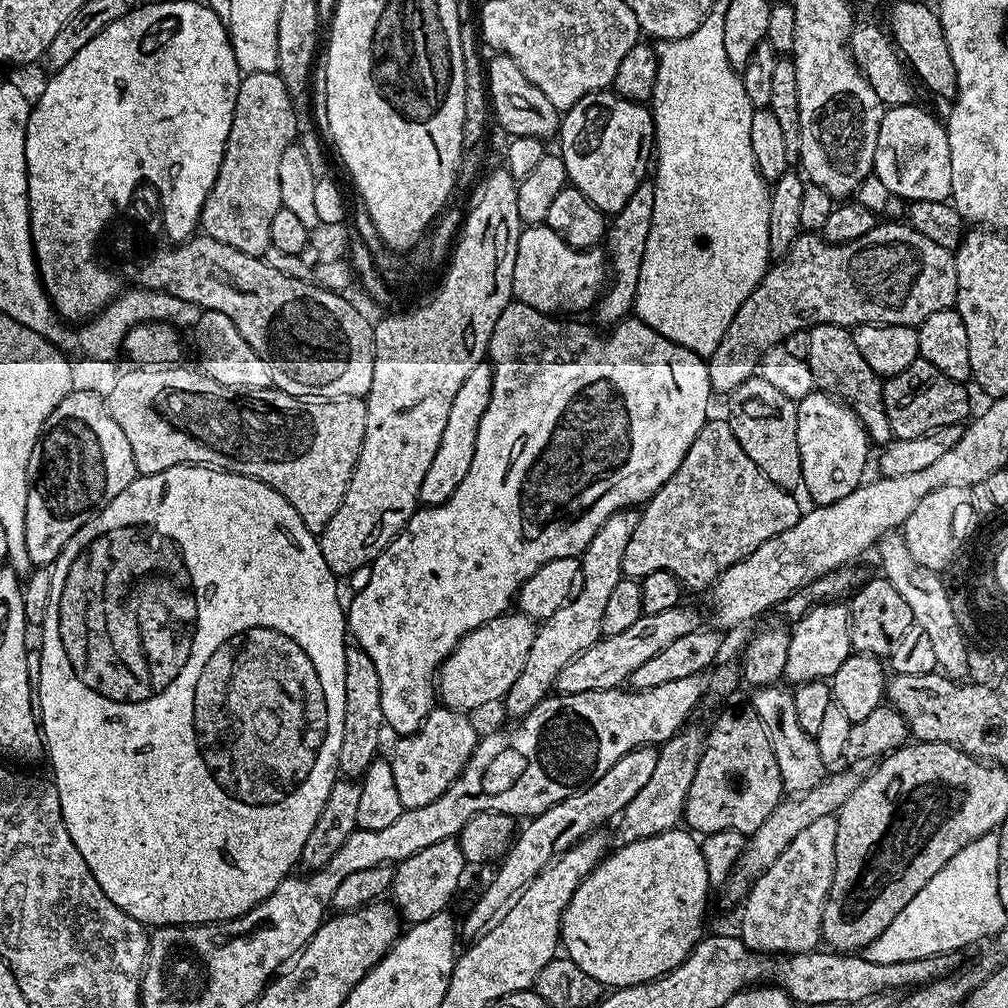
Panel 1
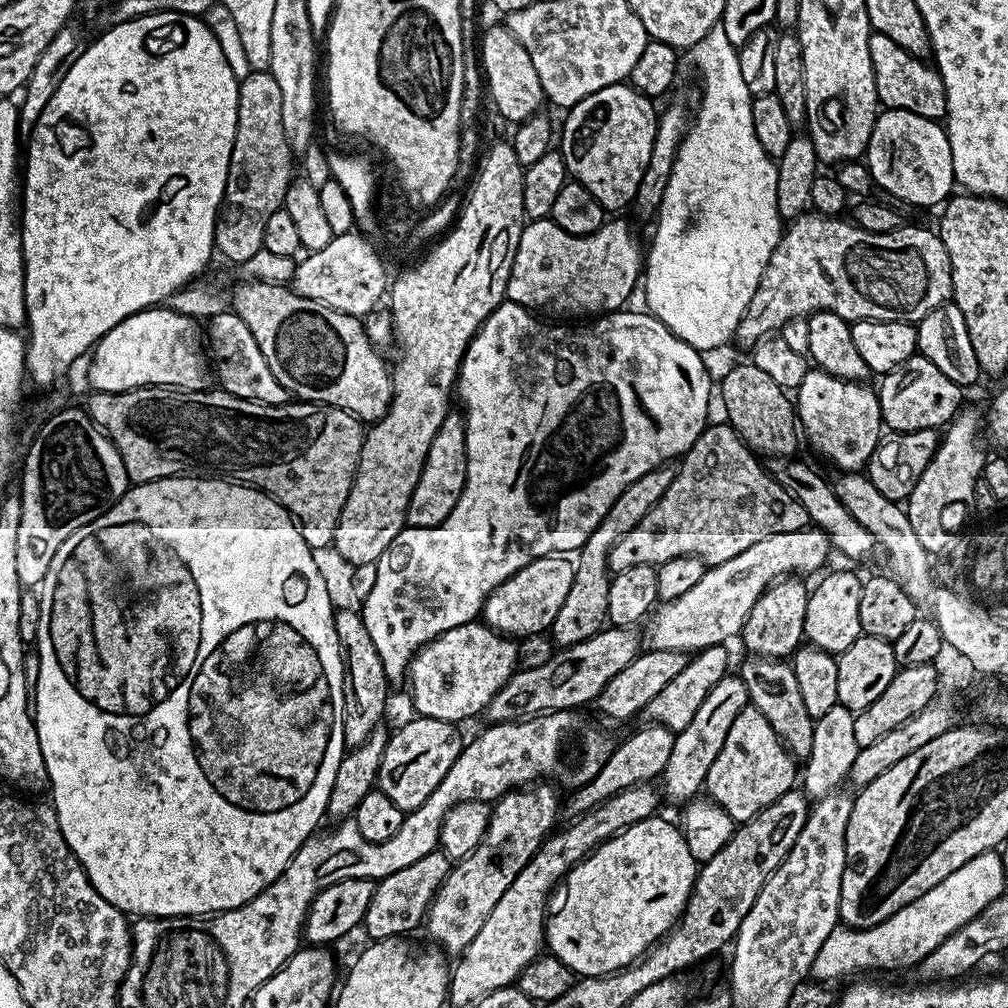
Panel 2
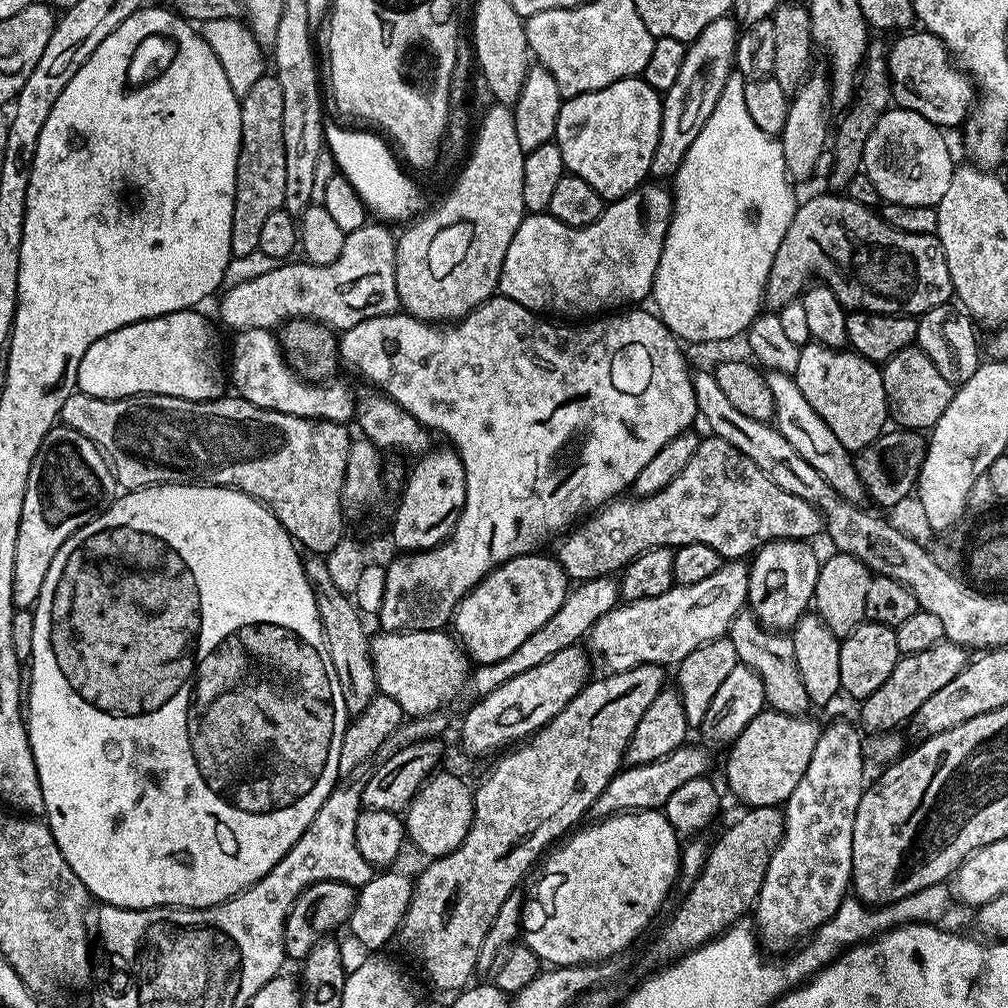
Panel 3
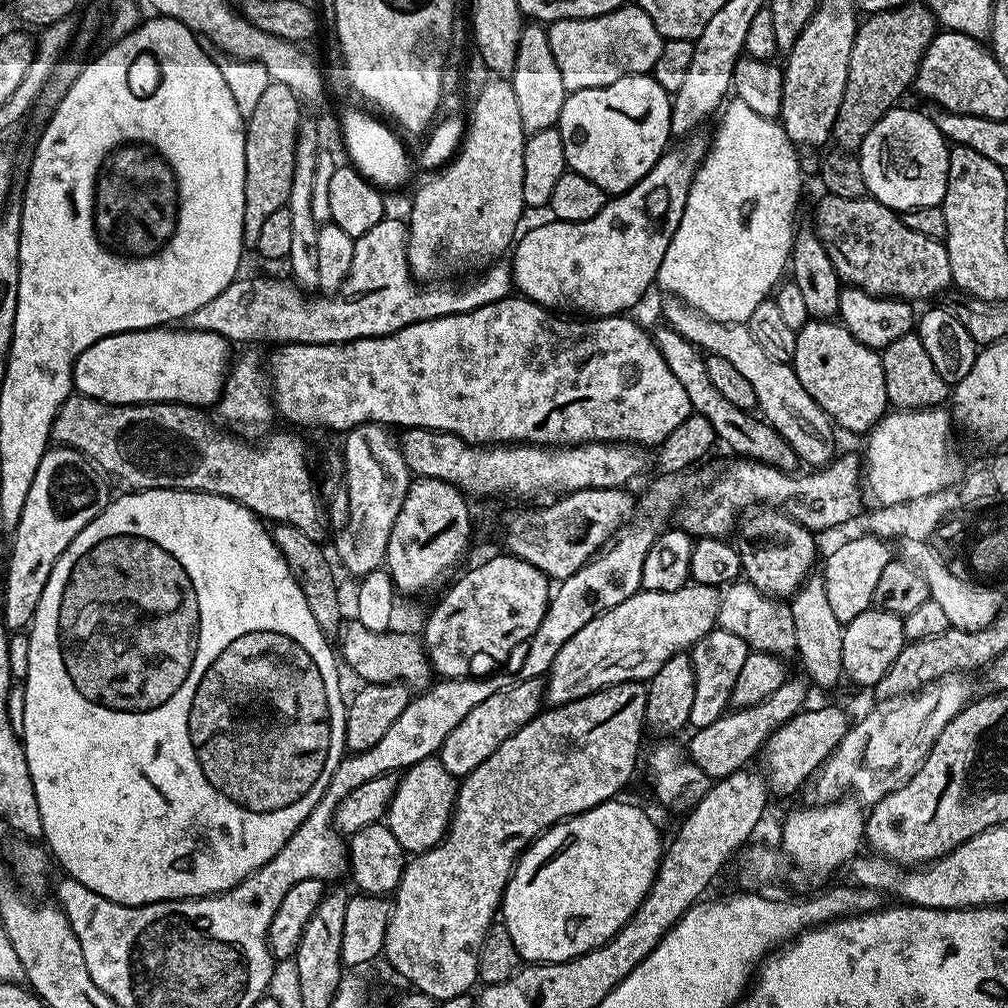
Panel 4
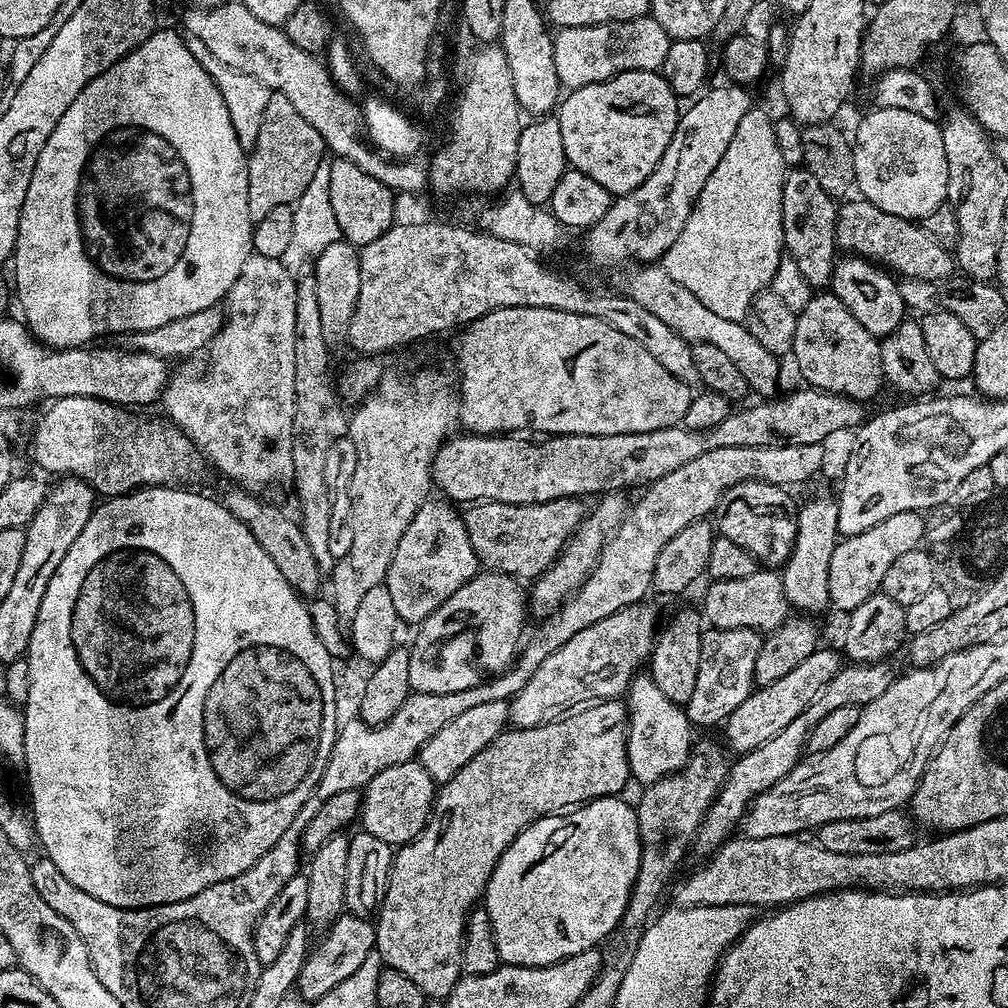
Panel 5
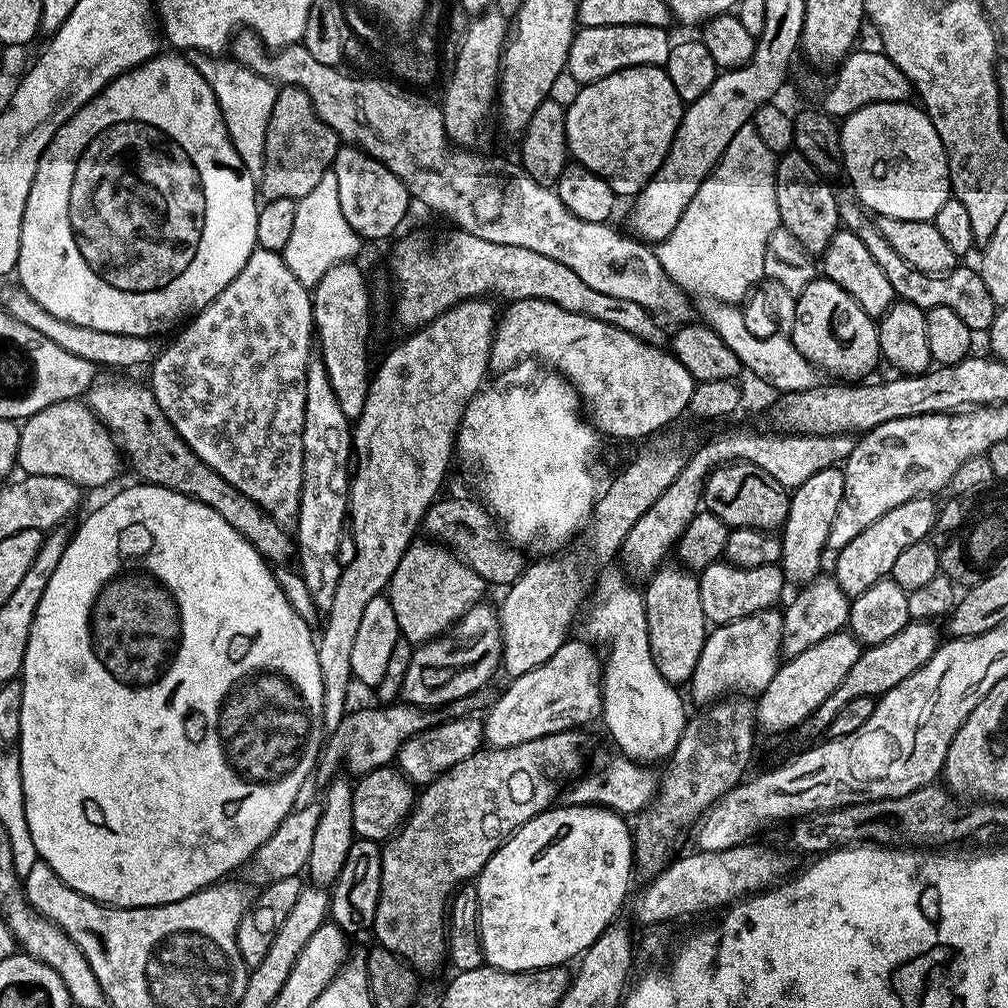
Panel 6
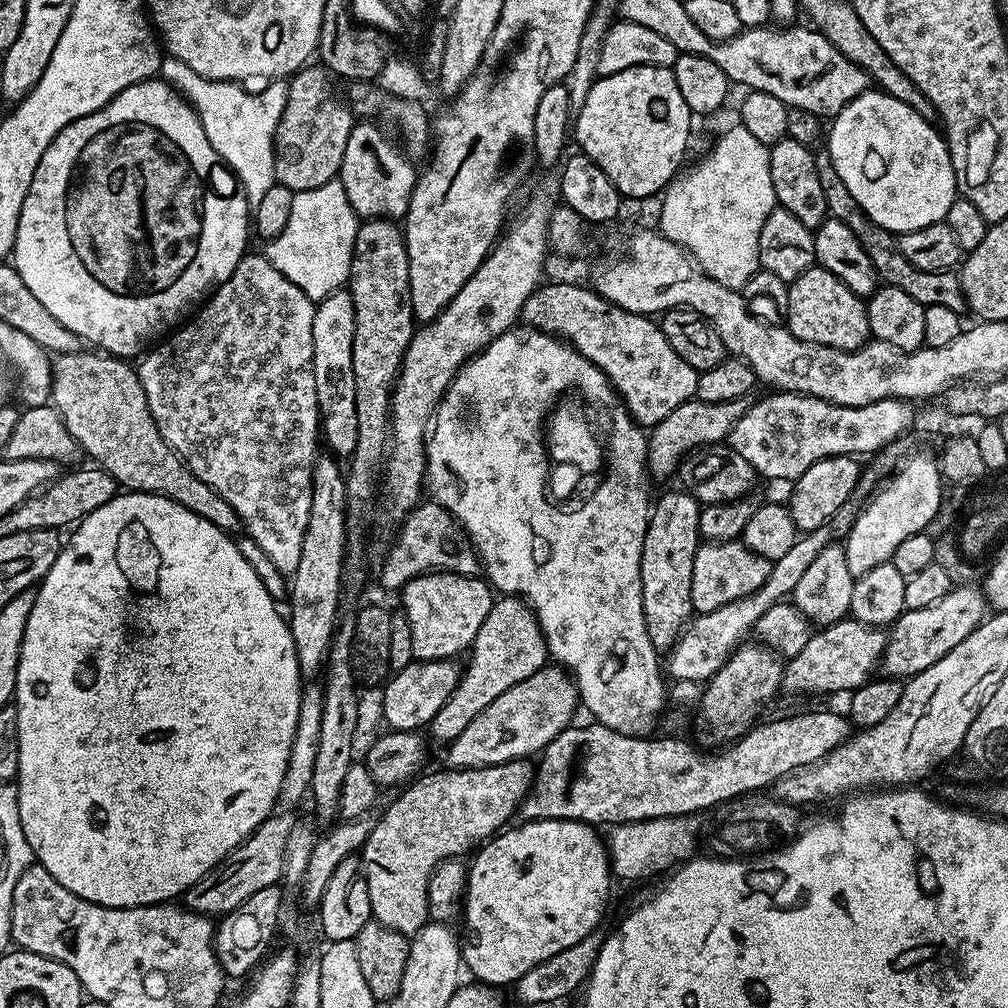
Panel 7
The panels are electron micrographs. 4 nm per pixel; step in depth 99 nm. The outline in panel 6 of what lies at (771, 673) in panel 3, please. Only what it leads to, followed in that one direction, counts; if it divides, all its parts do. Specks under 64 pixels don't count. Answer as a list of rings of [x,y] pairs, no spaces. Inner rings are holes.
[[[717,562],[706,566],[699,573],[698,579],[702,594],[702,614],[706,614],[708,623],[712,626],[729,624],[738,618],[775,609],[781,603],[780,595],[786,589],[784,570],[779,564],[739,568],[727,562]]]

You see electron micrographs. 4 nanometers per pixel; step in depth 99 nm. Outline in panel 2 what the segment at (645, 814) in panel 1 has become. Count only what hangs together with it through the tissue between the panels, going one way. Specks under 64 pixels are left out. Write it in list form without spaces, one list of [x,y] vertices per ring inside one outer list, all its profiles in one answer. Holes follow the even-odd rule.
[[[729,674],[721,678],[718,686],[706,694],[702,706],[690,718],[690,726],[676,733],[674,750],[670,750],[670,762],[666,762],[666,770],[662,777],[662,796],[665,801],[673,800],[677,806],[683,806],[689,800],[701,795],[704,780],[710,774],[710,766],[714,766],[714,758],[718,758],[718,750],[726,743],[726,734],[730,734],[730,725],[738,718],[738,710],[749,707],[748,691],[739,675]]]

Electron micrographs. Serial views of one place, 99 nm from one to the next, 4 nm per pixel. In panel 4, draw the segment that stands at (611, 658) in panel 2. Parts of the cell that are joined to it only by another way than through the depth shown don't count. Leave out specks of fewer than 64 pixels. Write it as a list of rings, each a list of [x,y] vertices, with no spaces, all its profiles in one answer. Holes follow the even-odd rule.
[[[540,678],[517,679],[509,688],[503,688],[498,694],[490,694],[486,702],[474,706],[474,710],[470,710],[470,714],[466,714],[462,722],[454,726],[454,730],[450,730],[446,742],[438,753],[440,763],[452,776],[457,778],[469,776],[474,769],[482,766],[482,762],[486,762],[486,758],[490,758],[490,754],[494,754],[494,750],[498,750],[498,746],[502,746],[506,738],[510,738],[510,734],[522,730],[522,726],[529,724],[536,713],[541,711],[545,700],[546,684]]]

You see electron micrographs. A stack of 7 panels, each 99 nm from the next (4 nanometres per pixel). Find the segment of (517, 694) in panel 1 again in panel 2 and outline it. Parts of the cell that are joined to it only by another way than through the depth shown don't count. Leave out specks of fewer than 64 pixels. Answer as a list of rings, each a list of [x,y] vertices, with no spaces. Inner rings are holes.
[[[661,466],[642,474],[642,478],[638,478],[638,482],[630,482],[630,486],[626,486],[626,490],[622,490],[622,494],[618,494],[618,502],[614,502],[614,506],[610,506],[606,518],[602,518],[602,522],[596,527],[594,534],[590,534],[590,538],[586,538],[586,542],[579,550],[578,559],[575,561],[576,573],[574,582],[570,586],[570,594],[566,594],[566,602],[562,602],[562,610],[558,610],[558,618],[554,618],[550,629],[550,637],[552,636],[556,646],[568,648],[572,644],[577,644],[598,634],[600,629],[605,627],[608,618],[608,599],[610,598],[610,569],[608,566],[610,550],[614,550],[614,546],[619,540],[626,534],[630,534],[630,530],[634,530],[634,526],[638,526],[638,522],[642,522],[642,518],[646,518],[646,514],[650,514],[650,510],[660,501],[662,494],[666,494],[666,490],[670,490],[670,482],[674,482],[675,477],[675,467]]]

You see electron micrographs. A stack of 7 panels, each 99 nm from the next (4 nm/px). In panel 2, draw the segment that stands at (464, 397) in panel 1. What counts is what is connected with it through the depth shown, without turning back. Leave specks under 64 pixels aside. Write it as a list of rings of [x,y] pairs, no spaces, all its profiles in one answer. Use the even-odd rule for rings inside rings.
[[[452,410],[442,422],[442,426],[438,426],[434,442],[430,442],[430,450],[426,454],[426,462],[418,478],[418,486],[414,486],[414,494],[410,494],[407,527],[429,528],[446,522],[446,518],[450,518],[450,510],[458,506],[458,498],[464,489],[467,473],[464,416]]]

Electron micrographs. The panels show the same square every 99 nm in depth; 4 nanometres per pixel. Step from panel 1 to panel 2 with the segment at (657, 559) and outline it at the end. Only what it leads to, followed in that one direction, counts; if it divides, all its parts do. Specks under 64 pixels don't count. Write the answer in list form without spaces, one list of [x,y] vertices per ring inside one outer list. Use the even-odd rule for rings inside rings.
[[[727,422],[709,423],[704,432],[689,446],[676,468],[674,482],[670,482],[670,490],[662,494],[662,498],[610,550],[609,569],[613,573],[630,570],[630,566],[670,562],[670,558],[679,556],[697,556],[711,566],[730,562],[730,558],[738,558],[742,550],[750,550],[754,542],[762,542],[762,538],[770,538],[770,534],[790,534],[809,527],[810,521],[802,502],[798,502],[772,477],[771,471],[759,464],[757,453],[745,444],[732,425]]]

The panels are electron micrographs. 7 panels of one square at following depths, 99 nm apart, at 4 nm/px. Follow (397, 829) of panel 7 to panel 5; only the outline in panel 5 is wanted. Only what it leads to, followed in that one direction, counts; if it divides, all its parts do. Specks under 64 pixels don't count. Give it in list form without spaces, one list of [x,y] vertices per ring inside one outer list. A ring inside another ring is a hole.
[[[613,698],[592,702],[579,710],[573,710],[561,716],[559,720],[549,724],[534,726],[533,728],[512,726],[502,734],[498,734],[498,738],[494,738],[494,742],[490,742],[490,746],[486,746],[486,750],[474,754],[474,758],[470,762],[466,762],[466,766],[462,766],[462,770],[458,770],[458,774],[454,774],[454,778],[450,778],[439,789],[435,804],[432,807],[432,815],[428,817],[427,824],[422,832],[410,844],[404,844],[395,849],[388,889],[374,920],[376,952],[380,959],[384,961],[387,967],[406,974],[406,978],[410,978],[410,981],[414,982],[414,985],[418,986],[426,997],[447,998],[464,972],[464,933],[468,926],[468,918],[477,907],[478,901],[483,897],[488,879],[491,878],[492,872],[496,869],[496,863],[500,861],[502,854],[510,846],[510,842],[514,842],[514,838],[518,838],[518,834],[522,834],[522,830],[526,830],[535,820],[540,820],[543,816],[554,816],[563,813],[565,810],[586,804],[589,800],[623,793],[622,790],[627,784],[630,784],[630,773],[628,771],[628,706],[623,699]]]

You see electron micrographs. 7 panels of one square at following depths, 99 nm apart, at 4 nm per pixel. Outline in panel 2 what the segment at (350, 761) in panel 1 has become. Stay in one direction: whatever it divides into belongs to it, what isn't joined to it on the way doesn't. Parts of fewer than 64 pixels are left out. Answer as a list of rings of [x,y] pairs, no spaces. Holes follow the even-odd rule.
[[[344,608],[336,612],[336,633],[340,643],[340,656],[344,660],[344,685],[342,686],[342,738],[345,749],[357,748],[370,738],[374,729],[381,725],[384,711],[388,708],[390,681],[382,670],[382,658],[374,650],[374,642],[364,625],[359,611]]]

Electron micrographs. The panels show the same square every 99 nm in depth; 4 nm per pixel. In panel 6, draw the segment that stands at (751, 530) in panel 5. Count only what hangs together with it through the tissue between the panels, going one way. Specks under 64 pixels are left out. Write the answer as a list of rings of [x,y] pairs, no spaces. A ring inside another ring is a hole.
[[[744,460],[731,464],[722,464],[719,468],[712,469],[704,482],[702,504],[709,512],[713,512],[729,529],[734,528],[763,528],[776,530],[783,525],[788,517],[788,502],[790,496],[779,482],[766,470]]]

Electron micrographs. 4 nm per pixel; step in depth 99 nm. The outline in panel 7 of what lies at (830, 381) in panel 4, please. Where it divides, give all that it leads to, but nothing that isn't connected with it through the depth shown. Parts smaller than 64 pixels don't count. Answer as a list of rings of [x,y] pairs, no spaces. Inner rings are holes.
[[[819,266],[807,268],[797,280],[788,284],[786,315],[788,331],[794,334],[794,338],[802,338],[802,342],[852,352],[870,339],[865,301],[855,296],[838,277]]]

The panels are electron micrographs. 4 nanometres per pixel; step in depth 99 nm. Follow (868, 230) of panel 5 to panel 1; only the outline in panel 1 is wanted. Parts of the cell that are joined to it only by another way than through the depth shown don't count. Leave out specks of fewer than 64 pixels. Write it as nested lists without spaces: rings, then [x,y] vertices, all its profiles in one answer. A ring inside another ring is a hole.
[[[904,222],[877,223],[870,234],[862,234],[857,240],[845,244],[830,244],[820,234],[801,234],[790,250],[771,265],[760,284],[738,306],[738,314],[726,326],[722,342],[707,357],[710,386],[713,393],[730,394],[742,386],[751,376],[757,375],[760,359],[767,352],[783,345],[784,339],[795,332],[811,330],[819,324],[836,324],[849,330],[858,324],[910,324],[919,326],[930,314],[953,307],[958,290],[956,257],[935,242],[909,227]]]

